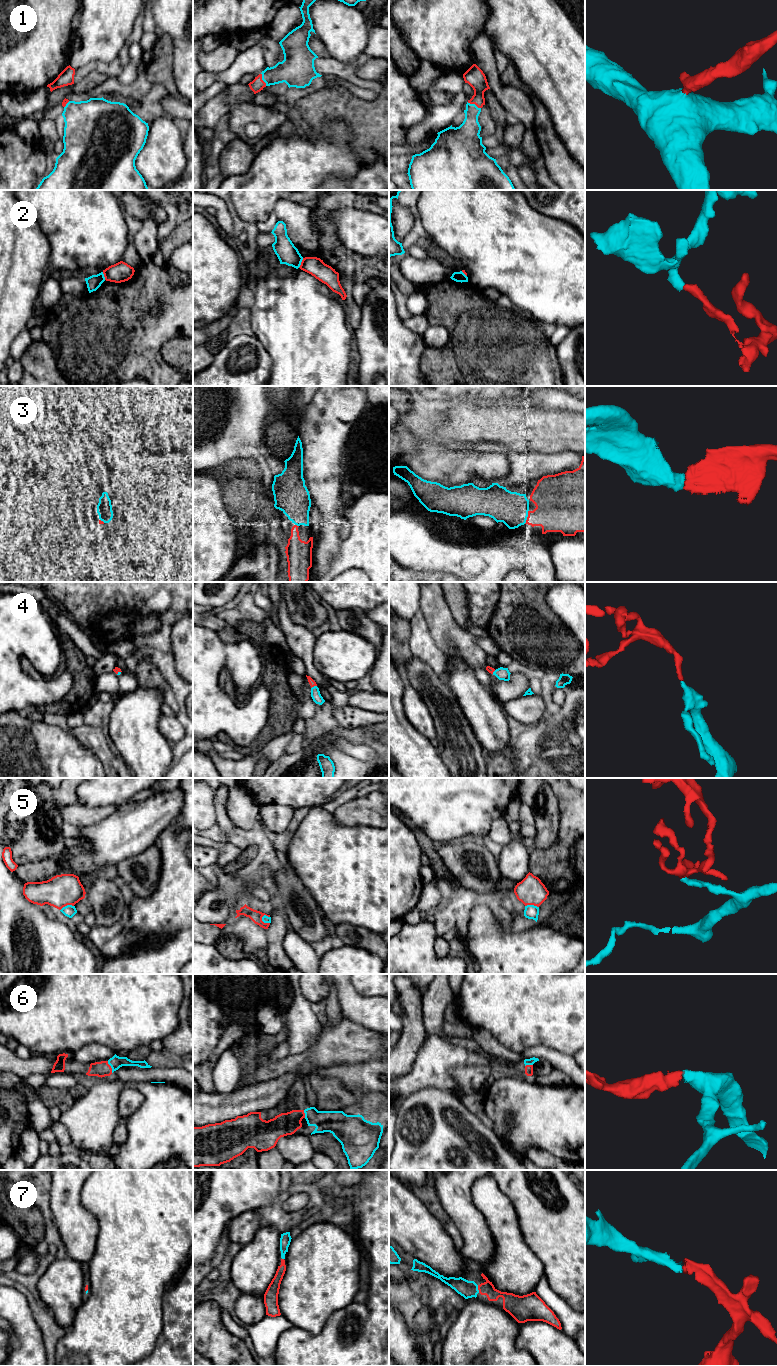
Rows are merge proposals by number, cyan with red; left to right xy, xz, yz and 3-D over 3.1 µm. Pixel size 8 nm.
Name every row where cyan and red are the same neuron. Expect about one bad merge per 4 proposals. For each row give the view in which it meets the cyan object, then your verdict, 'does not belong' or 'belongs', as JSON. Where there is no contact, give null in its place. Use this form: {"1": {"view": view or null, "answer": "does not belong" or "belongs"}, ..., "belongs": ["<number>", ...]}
{"1": {"view": "yz", "answer": "belongs"}, "2": {"view": "xz", "answer": "does not belong"}, "3": {"view": "yz", "answer": "belongs"}, "4": {"view": "xz", "answer": "belongs"}, "5": {"view": "xy", "answer": "does not belong"}, "6": {"view": "xy", "answer": "belongs"}, "7": {"view": "yz", "answer": "belongs"}, "belongs": ["1", "3", "4", "6", "7"]}

